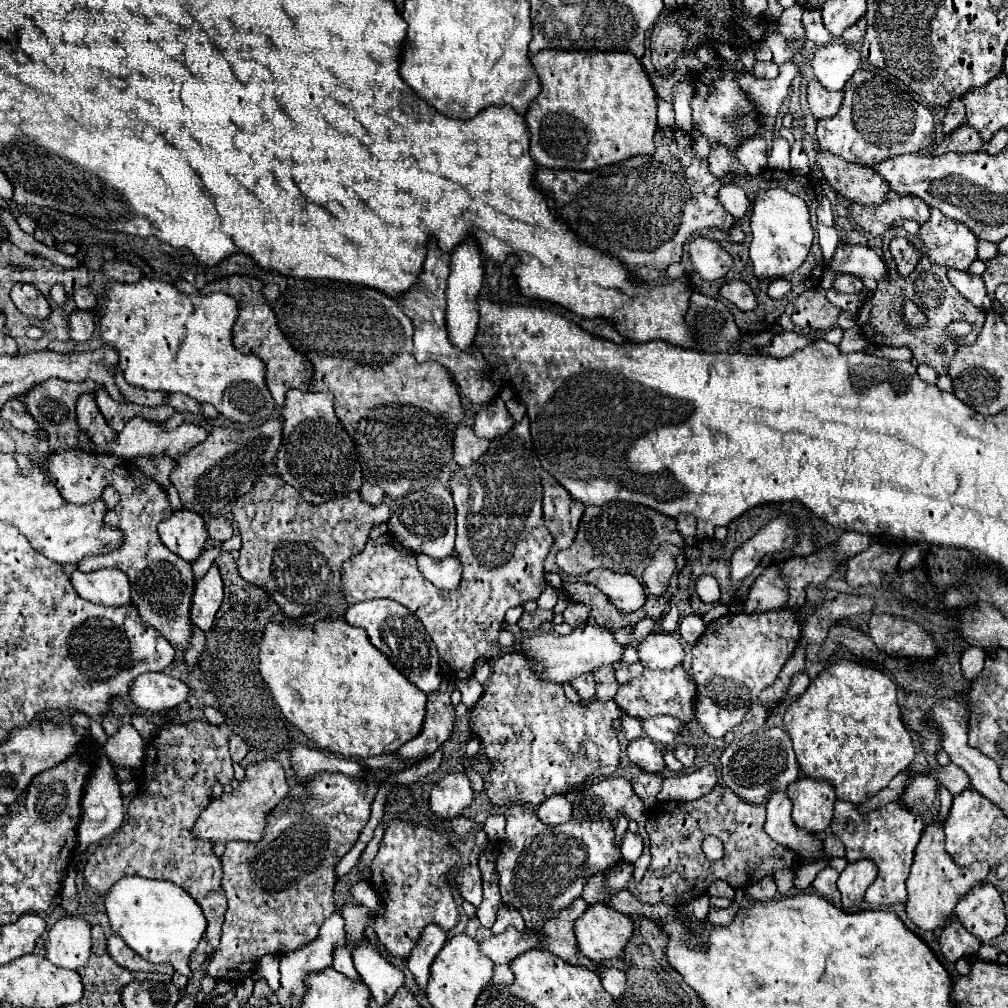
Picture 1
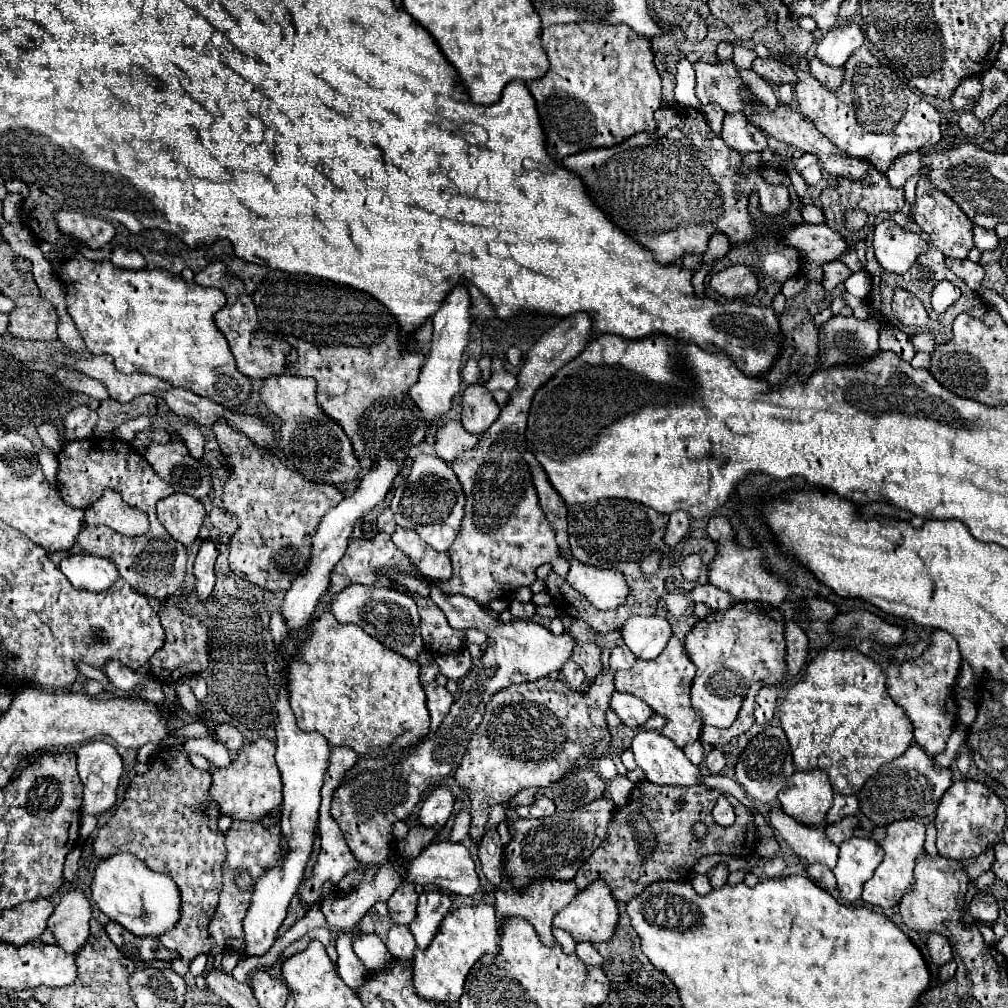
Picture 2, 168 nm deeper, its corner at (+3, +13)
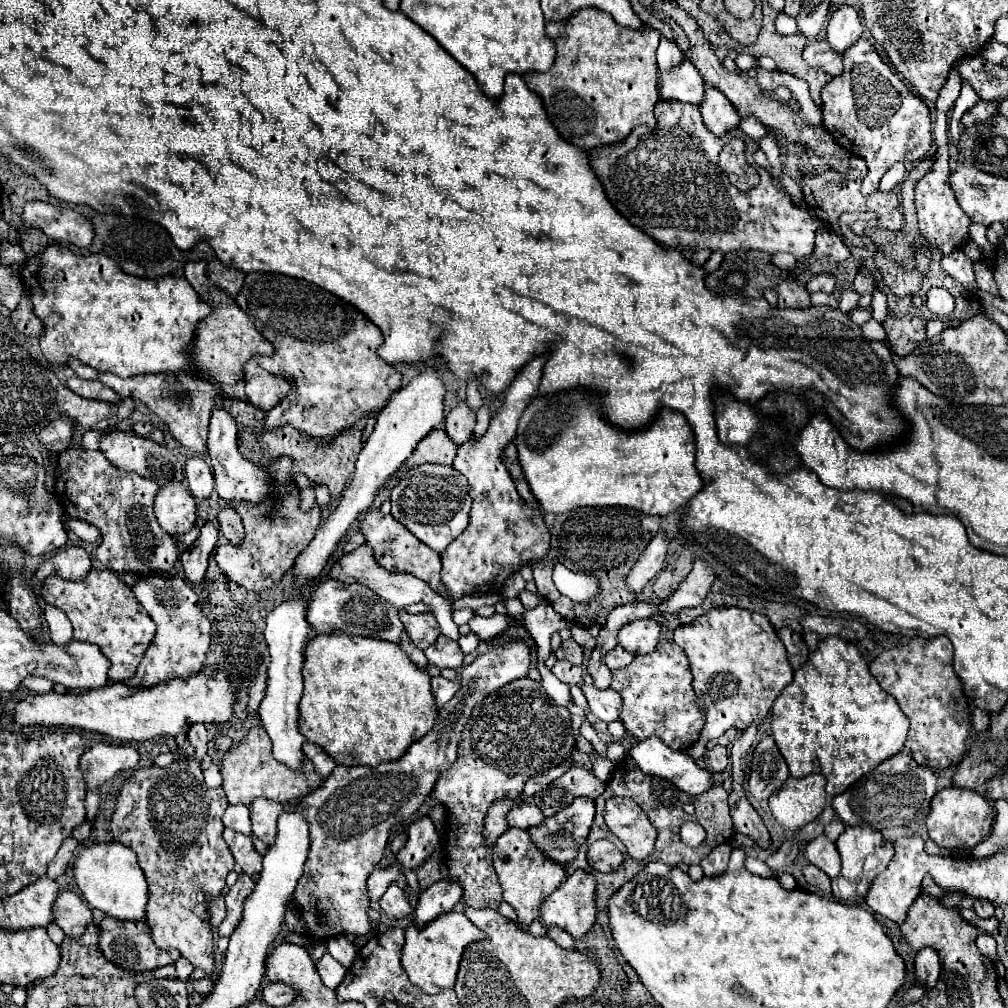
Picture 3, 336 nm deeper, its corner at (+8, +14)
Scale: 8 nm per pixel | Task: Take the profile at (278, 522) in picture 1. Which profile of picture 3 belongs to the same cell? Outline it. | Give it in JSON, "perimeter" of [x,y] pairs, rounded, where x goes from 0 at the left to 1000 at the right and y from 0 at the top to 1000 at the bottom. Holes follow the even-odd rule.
{"perimeter":[[[296,486],[288,494],[280,494],[276,490],[268,490],[262,500],[250,502],[250,500],[232,500],[234,508],[240,512],[244,534],[238,544],[230,540],[222,540],[214,544],[214,558],[218,565],[234,579],[242,581],[250,587],[260,587],[268,581],[272,581],[286,563],[290,563],[292,554],[310,538],[313,524],[317,520],[317,504],[312,502],[306,508],[300,508],[296,504]]]}

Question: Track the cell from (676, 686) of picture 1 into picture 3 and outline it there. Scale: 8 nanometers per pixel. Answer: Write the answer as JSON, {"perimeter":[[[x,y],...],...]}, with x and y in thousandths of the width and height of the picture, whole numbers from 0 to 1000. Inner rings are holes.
{"perimeter":[[[655,635],[651,645],[645,649],[633,649],[629,657],[621,663],[607,667],[607,683],[617,692],[615,716],[631,732],[655,732],[667,744],[683,744],[692,734],[698,722],[698,708],[690,696],[687,685],[687,667],[685,657],[677,643],[667,635]]]}

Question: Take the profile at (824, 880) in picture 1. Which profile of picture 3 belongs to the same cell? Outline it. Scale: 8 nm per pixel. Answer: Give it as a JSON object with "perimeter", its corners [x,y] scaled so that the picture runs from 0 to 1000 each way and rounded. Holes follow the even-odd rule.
{"perimeter":[[[802,857],[802,859],[798,859],[798,871],[800,871],[800,875],[802,877],[806,877],[806,879],[810,879],[813,885],[817,885],[817,887],[825,887],[825,881],[823,881],[823,871],[813,863],[813,861],[810,861],[810,859],[806,859],[806,857]]]}

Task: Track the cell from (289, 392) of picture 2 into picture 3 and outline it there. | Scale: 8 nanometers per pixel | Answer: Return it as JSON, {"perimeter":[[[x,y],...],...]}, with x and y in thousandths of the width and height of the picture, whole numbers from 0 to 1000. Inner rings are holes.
{"perimeter":[[[246,357],[242,361],[242,379],[244,379],[242,387],[246,397],[258,407],[272,405],[290,385],[286,377],[264,369],[252,357]]]}

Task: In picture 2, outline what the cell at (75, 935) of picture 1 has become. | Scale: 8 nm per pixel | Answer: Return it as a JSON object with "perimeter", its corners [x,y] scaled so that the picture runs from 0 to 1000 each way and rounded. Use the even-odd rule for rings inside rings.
{"perimeter":[[[72,882],[64,886],[55,900],[53,908],[47,912],[47,922],[51,922],[57,938],[66,945],[76,945],[88,930],[90,896],[82,884]]]}

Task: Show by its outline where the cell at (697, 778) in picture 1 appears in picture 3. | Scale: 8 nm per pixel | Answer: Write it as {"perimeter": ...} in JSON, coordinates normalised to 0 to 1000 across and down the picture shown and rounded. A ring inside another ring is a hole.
{"perimeter":[[[708,740],[706,744],[702,744],[700,748],[700,756],[708,766],[714,766],[722,760],[722,744],[718,740]]]}

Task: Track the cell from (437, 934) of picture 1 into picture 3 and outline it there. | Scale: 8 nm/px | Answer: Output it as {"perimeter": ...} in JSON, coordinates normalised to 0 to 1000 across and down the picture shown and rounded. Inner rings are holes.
{"perimeter":[[[438,871],[438,873],[431,875],[425,883],[421,883],[417,887],[411,917],[421,919],[427,913],[435,911],[437,907],[446,905],[458,893],[458,887],[460,887],[460,881],[450,871],[444,871],[444,873]]]}

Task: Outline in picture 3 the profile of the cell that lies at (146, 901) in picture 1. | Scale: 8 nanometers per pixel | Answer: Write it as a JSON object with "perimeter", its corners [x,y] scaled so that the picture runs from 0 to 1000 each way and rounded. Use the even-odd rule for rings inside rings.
{"perimeter":[[[113,833],[85,837],[71,855],[71,863],[77,883],[89,901],[97,901],[117,913],[141,913],[145,909],[147,877],[143,873],[143,865],[137,859],[133,843],[127,839]]]}

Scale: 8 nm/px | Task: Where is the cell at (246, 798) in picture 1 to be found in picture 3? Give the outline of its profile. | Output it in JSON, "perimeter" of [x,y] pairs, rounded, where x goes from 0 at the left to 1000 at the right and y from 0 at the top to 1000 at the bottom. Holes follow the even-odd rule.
{"perimeter":[[[252,720],[234,740],[230,740],[220,754],[220,772],[222,772],[222,786],[228,798],[242,798],[248,800],[252,790],[262,790],[266,794],[284,798],[290,794],[298,794],[300,790],[306,790],[308,786],[312,786],[313,782],[317,782],[317,778],[321,776],[321,772],[317,772],[312,766],[312,758],[304,752],[300,756],[302,760],[298,764],[290,764],[282,758],[278,758],[272,750],[270,750],[270,740],[266,734],[266,728],[262,726],[260,720]]]}

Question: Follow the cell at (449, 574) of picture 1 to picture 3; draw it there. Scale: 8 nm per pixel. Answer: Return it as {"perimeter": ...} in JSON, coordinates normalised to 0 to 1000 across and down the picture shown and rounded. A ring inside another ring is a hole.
{"perimeter":[[[369,504],[369,506],[365,506],[365,508],[359,512],[357,528],[359,528],[361,534],[363,534],[363,540],[369,544],[373,558],[375,558],[381,565],[385,565],[385,567],[409,569],[409,571],[421,575],[433,589],[437,589],[437,591],[440,591],[440,593],[446,595],[444,583],[442,583],[442,579],[440,579],[438,573],[437,573],[437,565],[438,565],[437,550],[431,548],[429,544],[421,542],[421,540],[419,540],[411,530],[407,530],[395,516],[391,516],[387,510],[381,512],[375,504]]]}

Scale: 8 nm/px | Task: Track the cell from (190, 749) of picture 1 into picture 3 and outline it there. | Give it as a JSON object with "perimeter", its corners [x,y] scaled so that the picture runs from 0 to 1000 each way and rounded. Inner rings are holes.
{"perimeter":[[[192,718],[187,724],[187,732],[192,738],[194,746],[185,756],[173,756],[167,762],[139,762],[129,774],[121,780],[115,796],[115,806],[111,810],[111,827],[115,835],[131,841],[137,847],[137,857],[143,863],[147,875],[147,899],[145,915],[151,923],[151,931],[157,940],[175,940],[179,946],[190,954],[192,960],[198,960],[210,966],[210,974],[216,972],[212,964],[212,931],[208,923],[208,905],[206,897],[210,891],[216,891],[222,881],[222,873],[228,863],[232,863],[232,851],[220,831],[220,808],[226,800],[220,782],[206,782],[198,764],[198,754],[204,750],[204,722]]]}

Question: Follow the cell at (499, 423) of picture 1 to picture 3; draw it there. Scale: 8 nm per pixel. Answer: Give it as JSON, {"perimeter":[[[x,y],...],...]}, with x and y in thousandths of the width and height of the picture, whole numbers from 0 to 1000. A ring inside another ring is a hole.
{"perimeter":[[[454,401],[450,407],[444,409],[440,417],[440,427],[444,435],[456,442],[468,435],[470,421],[472,421],[472,411],[462,401]]]}

